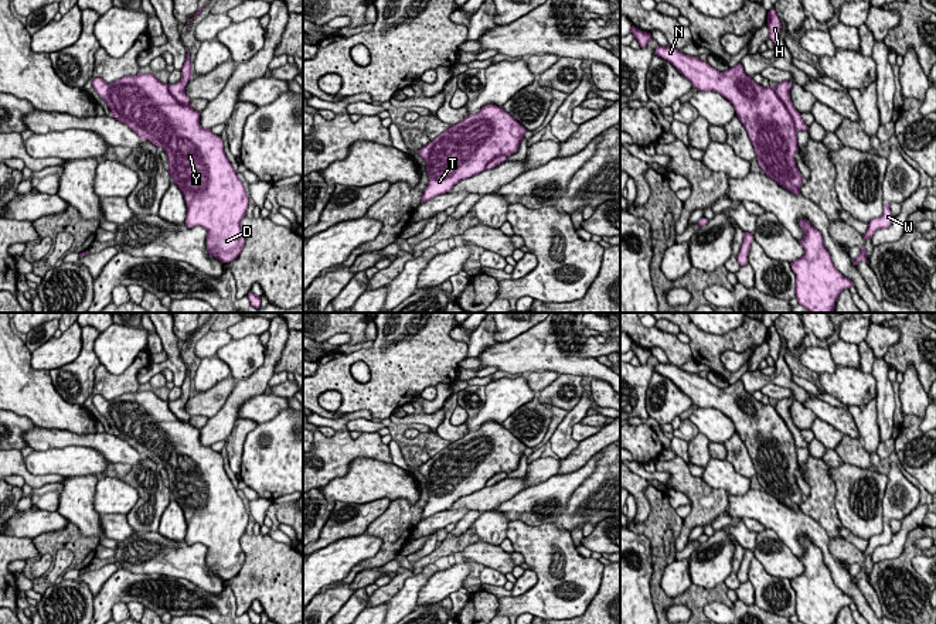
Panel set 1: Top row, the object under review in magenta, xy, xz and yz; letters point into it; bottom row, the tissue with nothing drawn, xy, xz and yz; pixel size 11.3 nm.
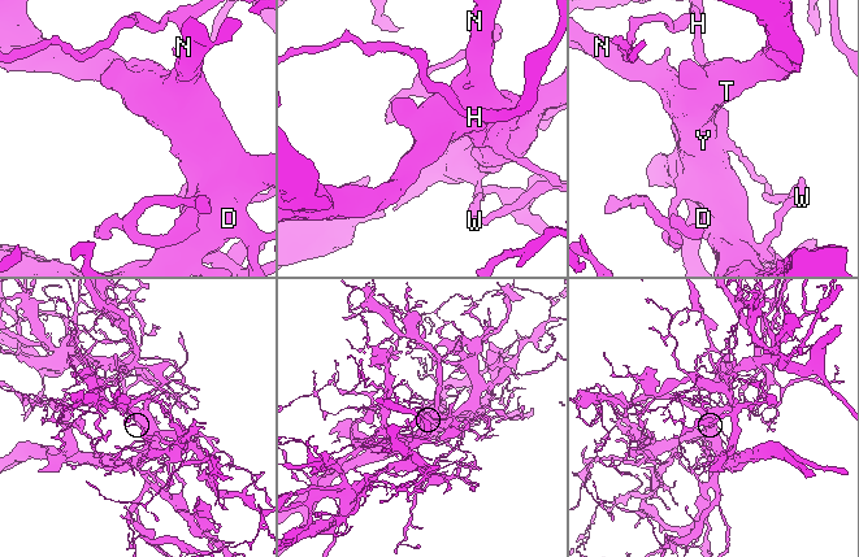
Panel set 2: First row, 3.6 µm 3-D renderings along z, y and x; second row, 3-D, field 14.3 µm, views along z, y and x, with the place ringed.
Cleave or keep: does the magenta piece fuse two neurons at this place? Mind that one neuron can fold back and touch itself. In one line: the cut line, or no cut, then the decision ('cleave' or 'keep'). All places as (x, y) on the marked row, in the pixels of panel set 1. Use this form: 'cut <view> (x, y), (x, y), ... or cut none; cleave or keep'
cut yz (773, 88), (796, 130); cleave

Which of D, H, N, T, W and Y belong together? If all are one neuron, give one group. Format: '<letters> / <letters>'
D N T Y / H W

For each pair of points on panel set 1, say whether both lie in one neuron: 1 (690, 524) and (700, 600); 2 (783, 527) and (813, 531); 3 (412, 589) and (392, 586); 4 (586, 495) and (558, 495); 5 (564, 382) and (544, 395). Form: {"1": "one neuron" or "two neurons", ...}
{"1": "two neurons", "2": "one neuron", "3": "two neurons", "4": "two neurons", "5": "one neuron"}

